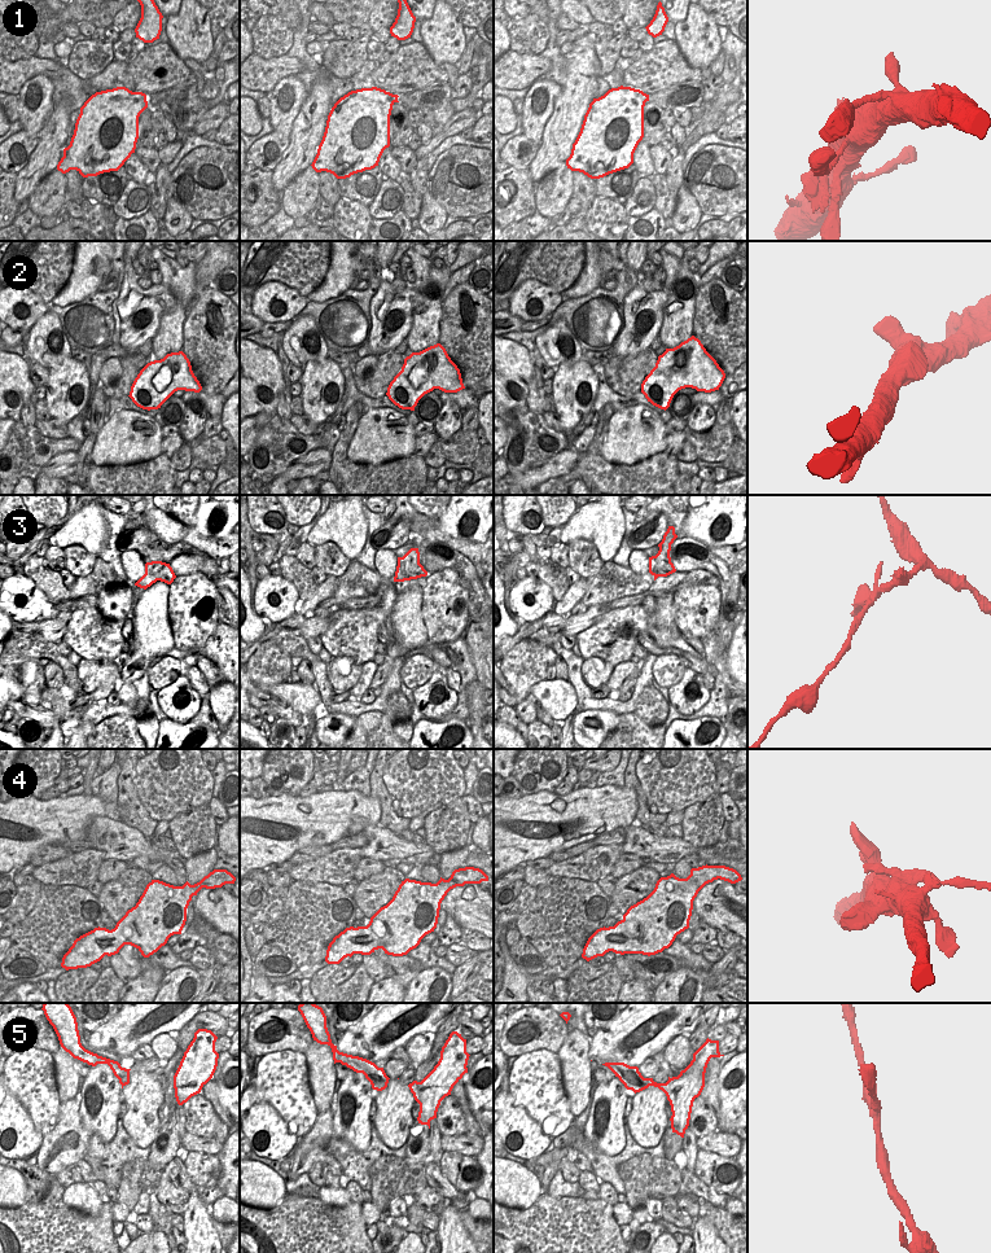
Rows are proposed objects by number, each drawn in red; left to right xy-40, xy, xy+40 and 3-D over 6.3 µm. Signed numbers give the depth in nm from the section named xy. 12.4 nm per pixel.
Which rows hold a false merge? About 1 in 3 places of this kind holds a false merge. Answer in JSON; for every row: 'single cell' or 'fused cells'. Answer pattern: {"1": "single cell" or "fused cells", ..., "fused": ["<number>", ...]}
{"1": "single cell", "2": "single cell", "3": "fused cells", "4": "fused cells", "5": "single cell", "fused": ["3", "4"]}

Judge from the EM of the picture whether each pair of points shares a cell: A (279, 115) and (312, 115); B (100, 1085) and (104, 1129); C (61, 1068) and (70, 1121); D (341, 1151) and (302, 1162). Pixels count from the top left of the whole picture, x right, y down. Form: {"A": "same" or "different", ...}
{"A": "different", "B": "same", "C": "different", "D": "different"}

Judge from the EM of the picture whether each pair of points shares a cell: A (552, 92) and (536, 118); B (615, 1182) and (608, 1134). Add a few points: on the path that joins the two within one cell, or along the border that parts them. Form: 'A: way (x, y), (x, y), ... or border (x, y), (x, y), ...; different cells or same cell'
A: way (549, 99), (548, 106), (543, 113); same cell
B: border (586, 1139), (608, 1155), (617, 1155), (626, 1146); different cells

